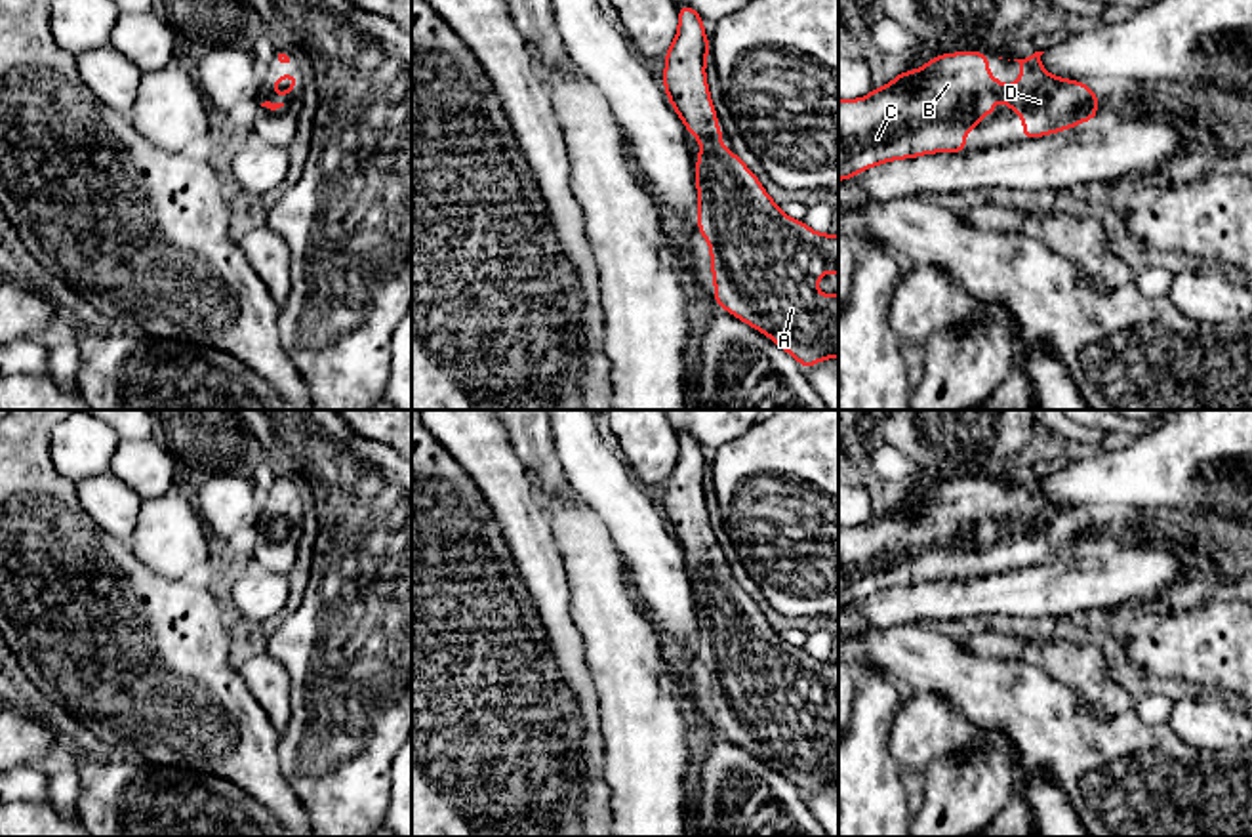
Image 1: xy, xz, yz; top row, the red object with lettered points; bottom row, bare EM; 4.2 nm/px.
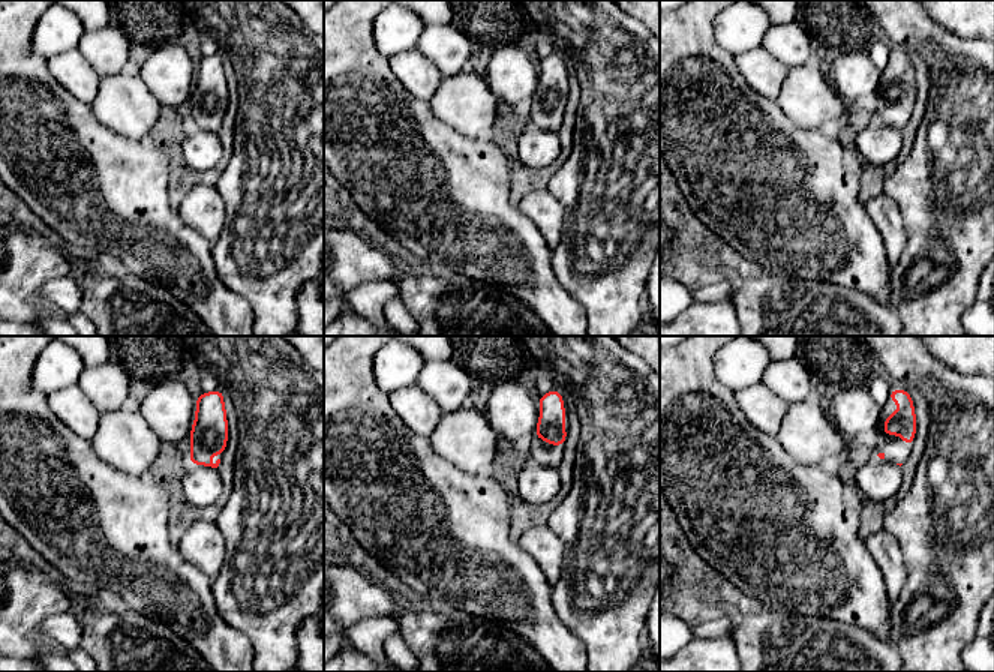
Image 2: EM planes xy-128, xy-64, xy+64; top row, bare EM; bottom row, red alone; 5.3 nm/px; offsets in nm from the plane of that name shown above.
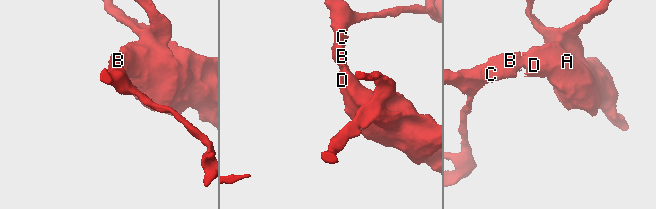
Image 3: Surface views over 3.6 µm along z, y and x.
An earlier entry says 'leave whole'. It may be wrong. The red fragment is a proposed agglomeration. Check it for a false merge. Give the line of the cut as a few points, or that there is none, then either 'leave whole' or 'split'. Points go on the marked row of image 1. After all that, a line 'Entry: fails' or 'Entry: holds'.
no cut; leave whole
Entry: holds

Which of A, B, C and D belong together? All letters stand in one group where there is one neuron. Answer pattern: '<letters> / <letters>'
A B C D

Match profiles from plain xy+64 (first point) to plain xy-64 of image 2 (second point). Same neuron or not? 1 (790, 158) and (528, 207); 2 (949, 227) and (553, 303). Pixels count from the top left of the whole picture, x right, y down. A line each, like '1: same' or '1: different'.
1: different
2: different

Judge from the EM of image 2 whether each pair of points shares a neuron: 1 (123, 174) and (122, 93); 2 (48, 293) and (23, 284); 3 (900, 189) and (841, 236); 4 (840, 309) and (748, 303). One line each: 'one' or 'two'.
1: two
2: two
3: two
4: one

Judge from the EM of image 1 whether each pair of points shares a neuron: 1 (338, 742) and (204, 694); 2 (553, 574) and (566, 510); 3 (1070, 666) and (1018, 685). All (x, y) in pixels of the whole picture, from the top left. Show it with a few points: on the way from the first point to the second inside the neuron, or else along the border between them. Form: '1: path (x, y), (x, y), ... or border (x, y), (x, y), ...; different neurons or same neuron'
1: border (279, 734), (279, 767), (286, 778); different neurons
2: border (542, 508), (561, 555), (570, 593); different neurons
3: border (1003, 658), (1037, 666), (1083, 700); different neurons

